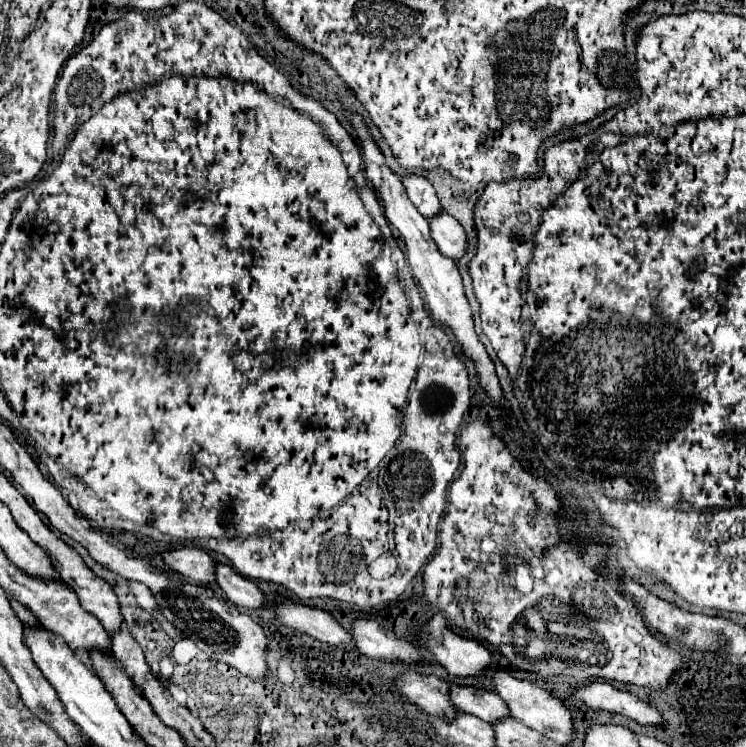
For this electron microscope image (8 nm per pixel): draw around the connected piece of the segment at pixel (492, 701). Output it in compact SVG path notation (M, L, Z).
M452 683L448 689L448 695L450 695L450 701L454 707L468 711L484 721L494 723L494 721L510 715L506 703L494 691Z

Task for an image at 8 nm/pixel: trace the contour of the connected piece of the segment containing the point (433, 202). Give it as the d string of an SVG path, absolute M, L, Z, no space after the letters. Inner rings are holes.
M408 173L408 175L402 177L402 183L406 187L406 193L408 193L410 201L416 205L416 209L424 217L432 217L440 211L440 203L438 203L438 197L434 193L434 187L426 177Z

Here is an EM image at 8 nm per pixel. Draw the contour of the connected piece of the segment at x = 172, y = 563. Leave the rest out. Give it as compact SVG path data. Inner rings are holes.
M200 547L162 551L162 559L172 571L180 573L190 583L200 585L214 583L214 559Z

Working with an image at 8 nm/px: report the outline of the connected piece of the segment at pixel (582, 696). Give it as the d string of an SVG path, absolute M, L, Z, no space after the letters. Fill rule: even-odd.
M594 681L594 683L586 683L582 687L576 687L572 691L572 699L578 699L578 701L582 701L594 709L604 709L610 713L626 715L626 717L642 723L642 725L662 723L662 717L656 709L652 709L650 705L640 701L636 695L620 691L620 689L616 689L604 681L602 683Z

